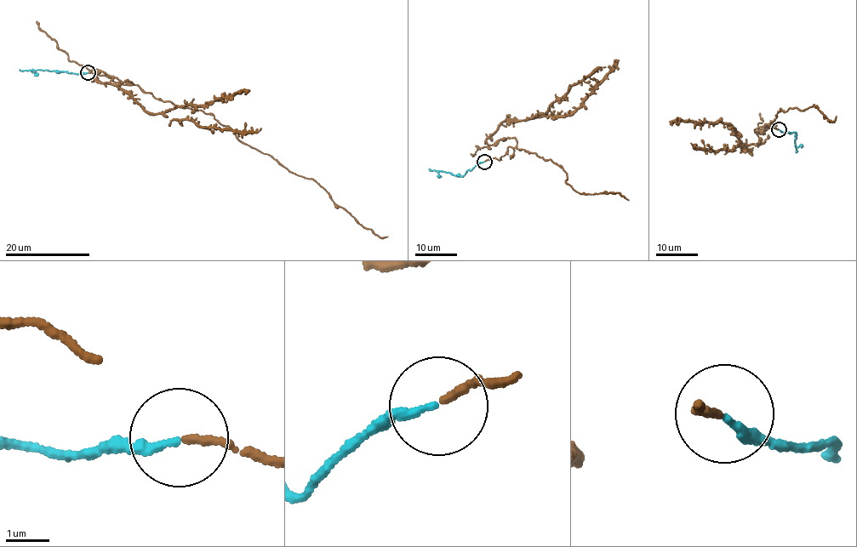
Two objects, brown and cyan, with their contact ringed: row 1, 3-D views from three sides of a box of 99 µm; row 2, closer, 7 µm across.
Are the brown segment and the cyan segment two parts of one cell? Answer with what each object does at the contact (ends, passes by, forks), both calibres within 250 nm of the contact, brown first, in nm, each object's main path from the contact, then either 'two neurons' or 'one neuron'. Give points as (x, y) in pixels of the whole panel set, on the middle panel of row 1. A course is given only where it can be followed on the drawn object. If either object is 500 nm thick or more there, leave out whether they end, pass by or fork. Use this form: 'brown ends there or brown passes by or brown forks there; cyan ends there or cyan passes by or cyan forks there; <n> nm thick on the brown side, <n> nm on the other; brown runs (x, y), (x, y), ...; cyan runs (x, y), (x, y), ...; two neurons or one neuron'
brown ends there; cyan ends there; 170 nm thick on the brown side, 170 nm on the other; brown runs (484, 162), (499, 160), (511, 146), (560, 165), (567, 184), (580, 193), (614, 192), (629, 200); cyan runs (484, 162), (476, 164), (459, 176), (429, 168); one neuron

